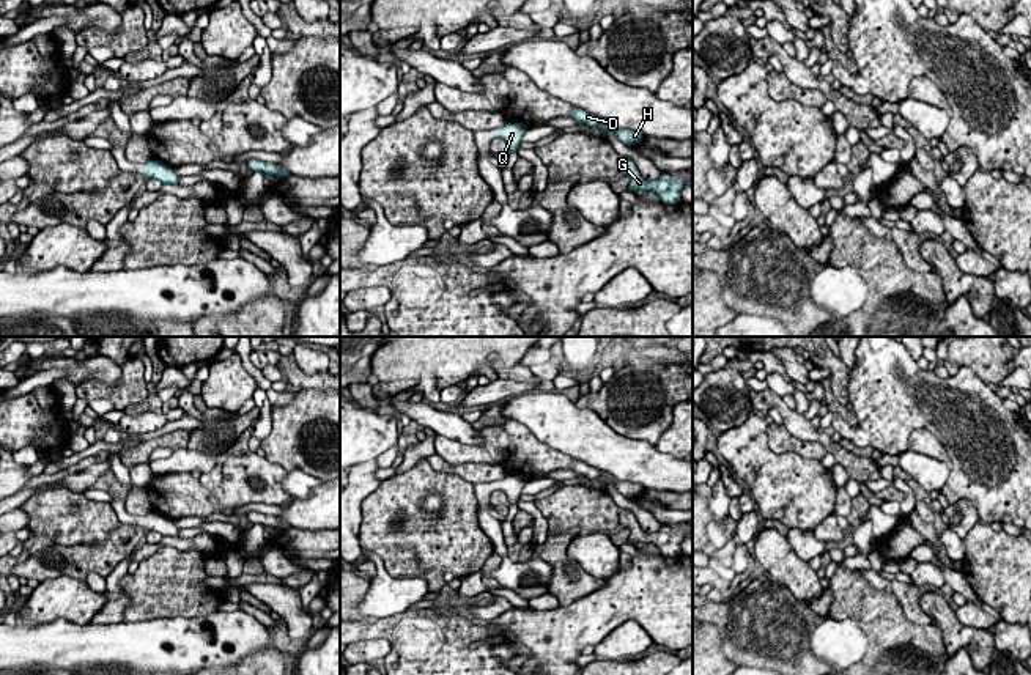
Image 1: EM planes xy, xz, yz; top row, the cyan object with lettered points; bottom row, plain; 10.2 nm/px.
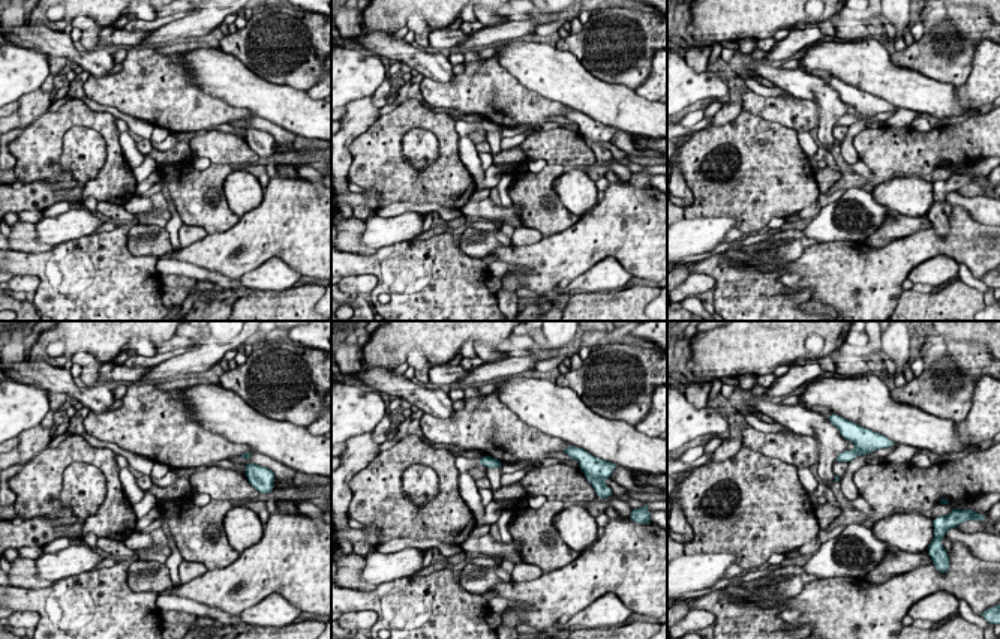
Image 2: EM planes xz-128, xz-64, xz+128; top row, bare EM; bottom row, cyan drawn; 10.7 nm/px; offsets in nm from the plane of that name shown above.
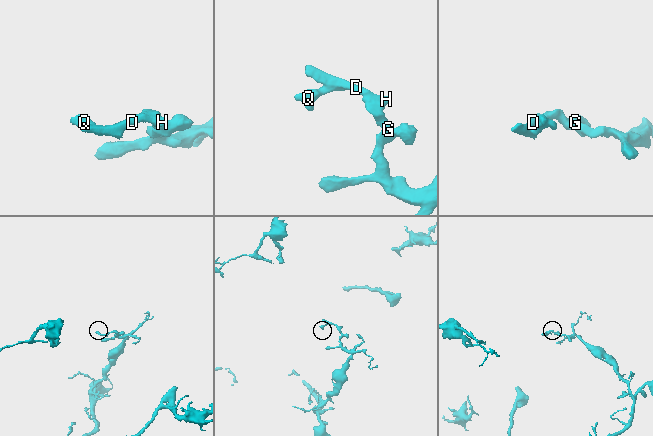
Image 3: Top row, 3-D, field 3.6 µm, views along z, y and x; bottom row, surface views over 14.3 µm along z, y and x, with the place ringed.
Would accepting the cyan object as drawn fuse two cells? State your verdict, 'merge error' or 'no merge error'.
no merge error

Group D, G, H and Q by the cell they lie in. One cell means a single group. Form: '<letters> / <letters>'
D G H Q

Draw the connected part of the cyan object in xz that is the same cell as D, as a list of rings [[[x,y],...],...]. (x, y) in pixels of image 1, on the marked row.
[[[575,107],[570,118],[573,118],[579,123],[586,123],[589,127],[600,126],[604,131],[604,137],[609,132],[612,132],[626,146],[633,146],[633,145],[642,142],[642,138],[644,138],[644,134],[639,131],[620,129],[620,127],[615,127],[614,124],[604,124],[600,116],[587,113],[582,109]]]

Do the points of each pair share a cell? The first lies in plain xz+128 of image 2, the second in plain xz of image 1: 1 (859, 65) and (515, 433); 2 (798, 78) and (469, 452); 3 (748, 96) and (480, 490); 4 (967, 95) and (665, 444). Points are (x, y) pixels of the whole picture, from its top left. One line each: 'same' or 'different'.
1: different
2: different
3: different
4: same

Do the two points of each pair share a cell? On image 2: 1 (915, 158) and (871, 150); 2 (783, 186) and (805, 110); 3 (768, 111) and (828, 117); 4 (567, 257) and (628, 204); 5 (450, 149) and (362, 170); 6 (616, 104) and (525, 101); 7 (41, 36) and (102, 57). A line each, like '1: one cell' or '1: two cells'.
1: one cell
2: two cells
3: two cells
4: one cell
5: one cell
6: two cells
7: one cell

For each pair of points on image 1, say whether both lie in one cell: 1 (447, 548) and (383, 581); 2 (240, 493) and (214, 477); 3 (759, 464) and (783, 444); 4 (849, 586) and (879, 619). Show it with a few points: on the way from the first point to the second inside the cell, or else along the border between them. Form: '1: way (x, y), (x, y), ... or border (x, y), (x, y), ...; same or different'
1: border (365, 549), (392, 576), (421, 576), (427, 586); different
2: border (222, 468), (214, 488), (199, 482); different
3: border (767, 425), (775, 452), (809, 460); different
4: way (853, 593), (871, 611); same

